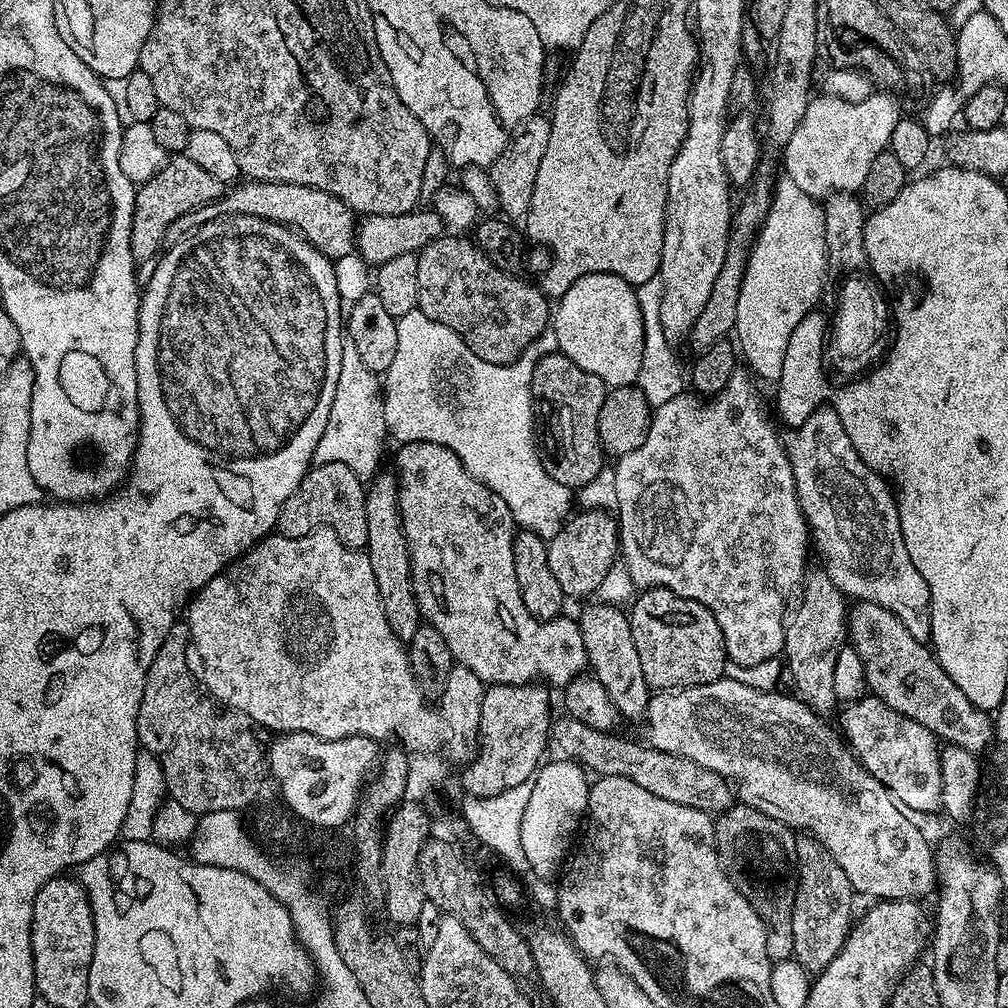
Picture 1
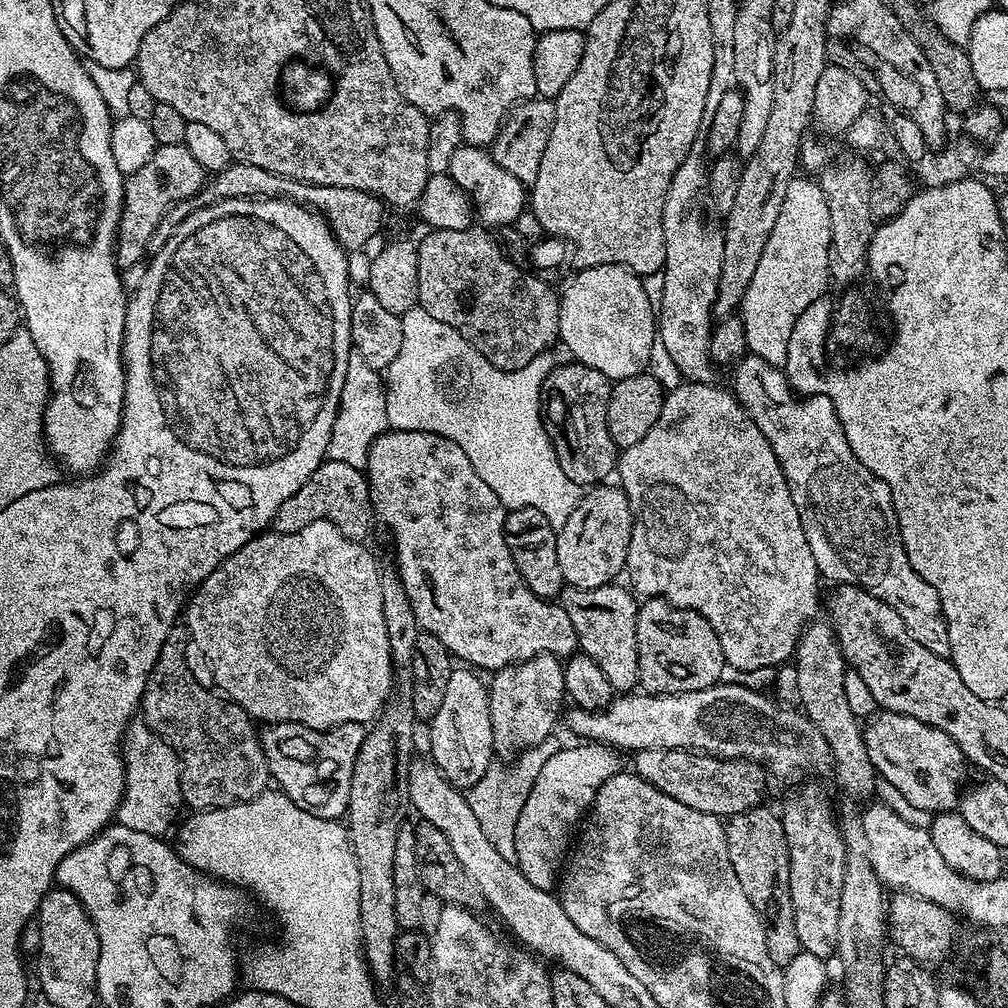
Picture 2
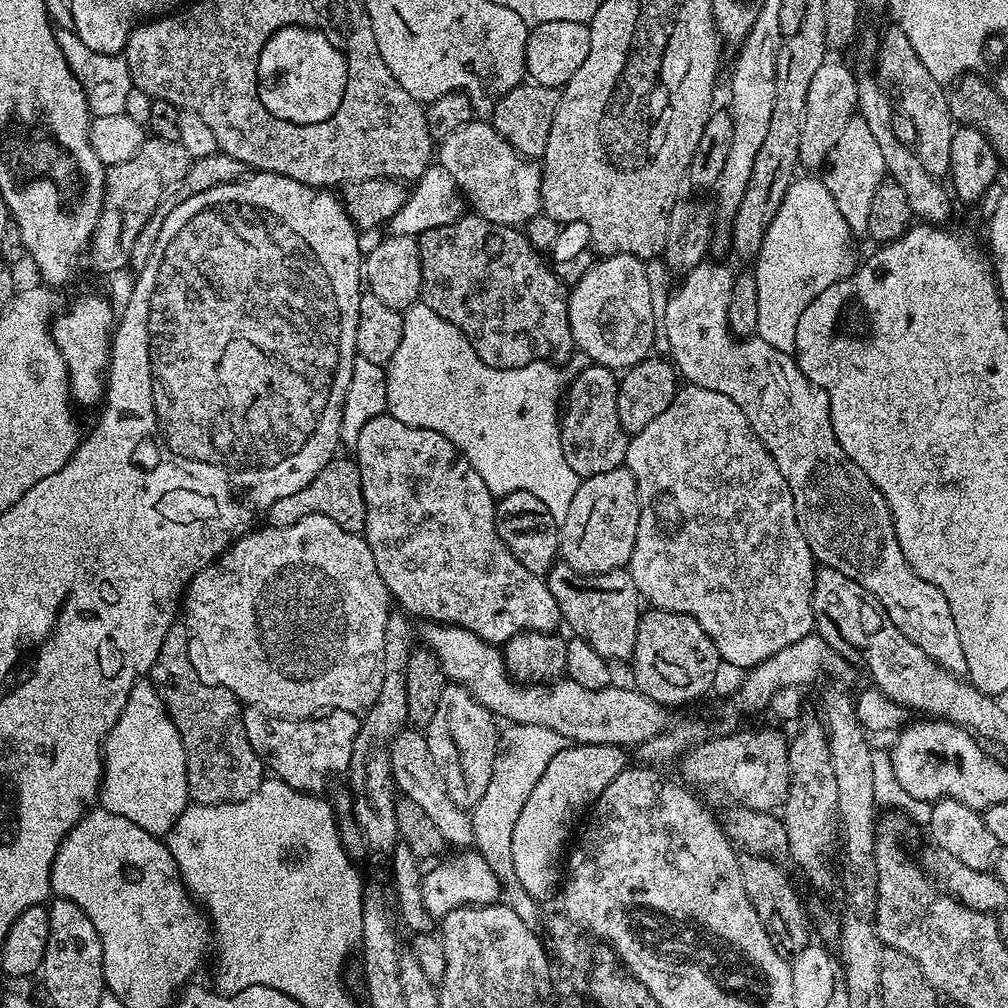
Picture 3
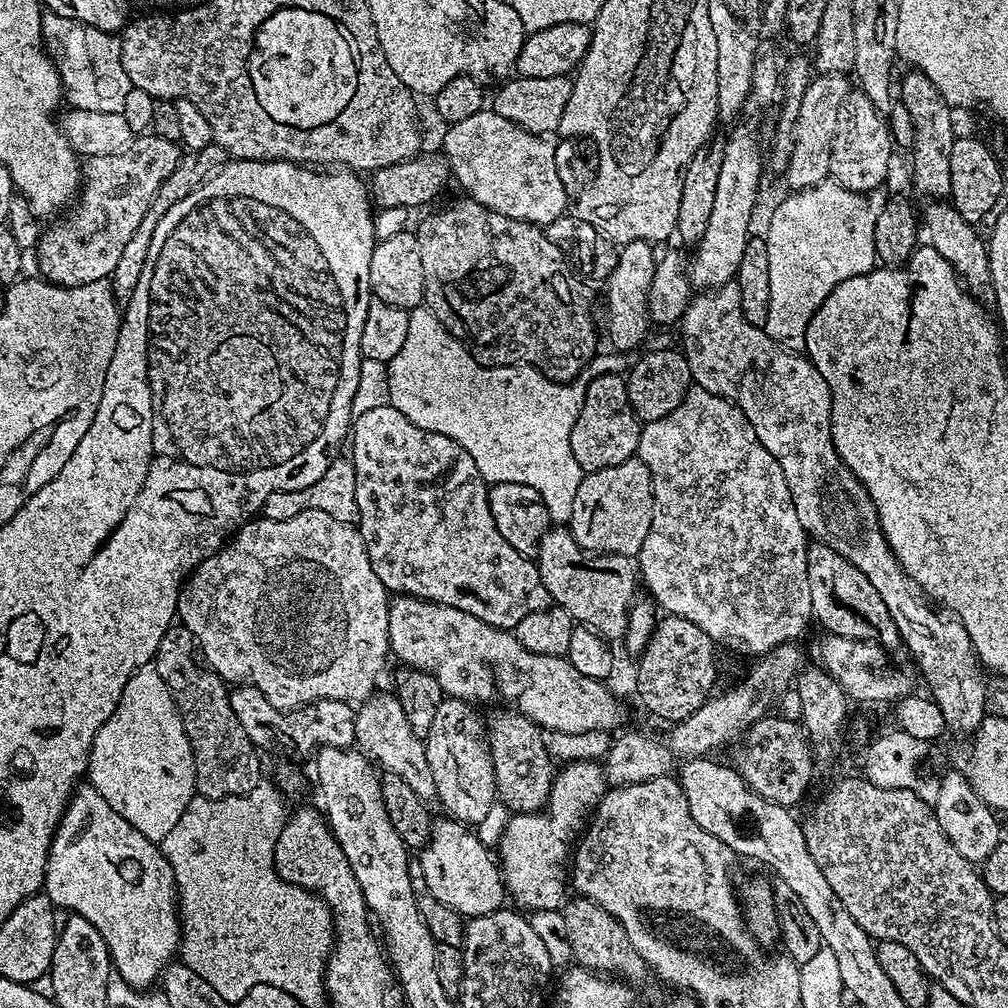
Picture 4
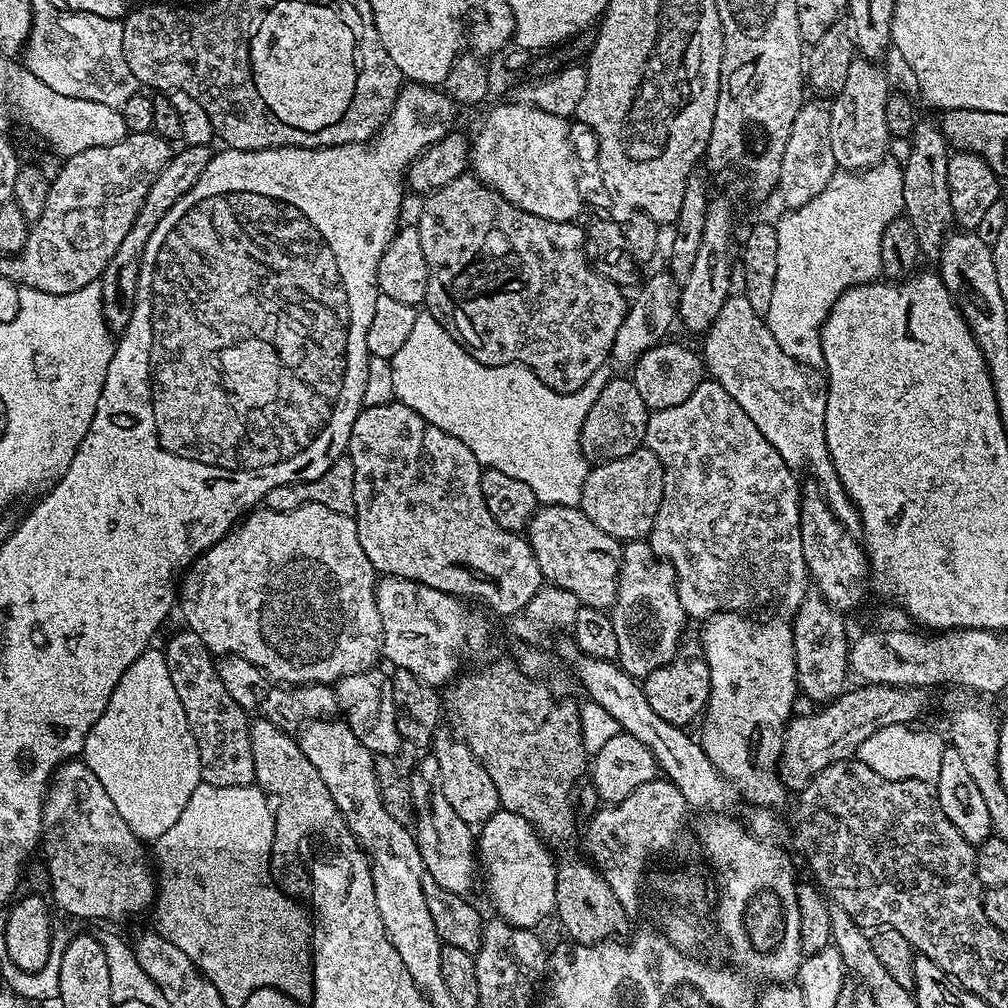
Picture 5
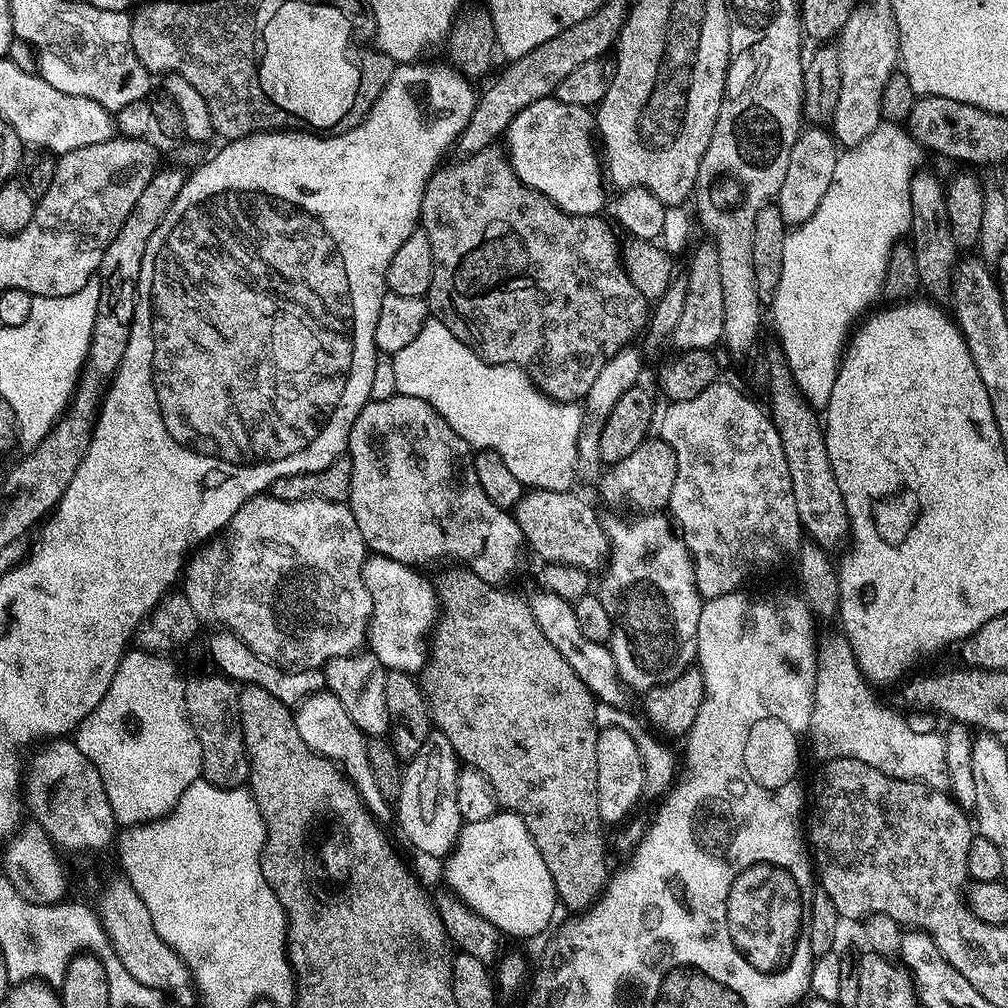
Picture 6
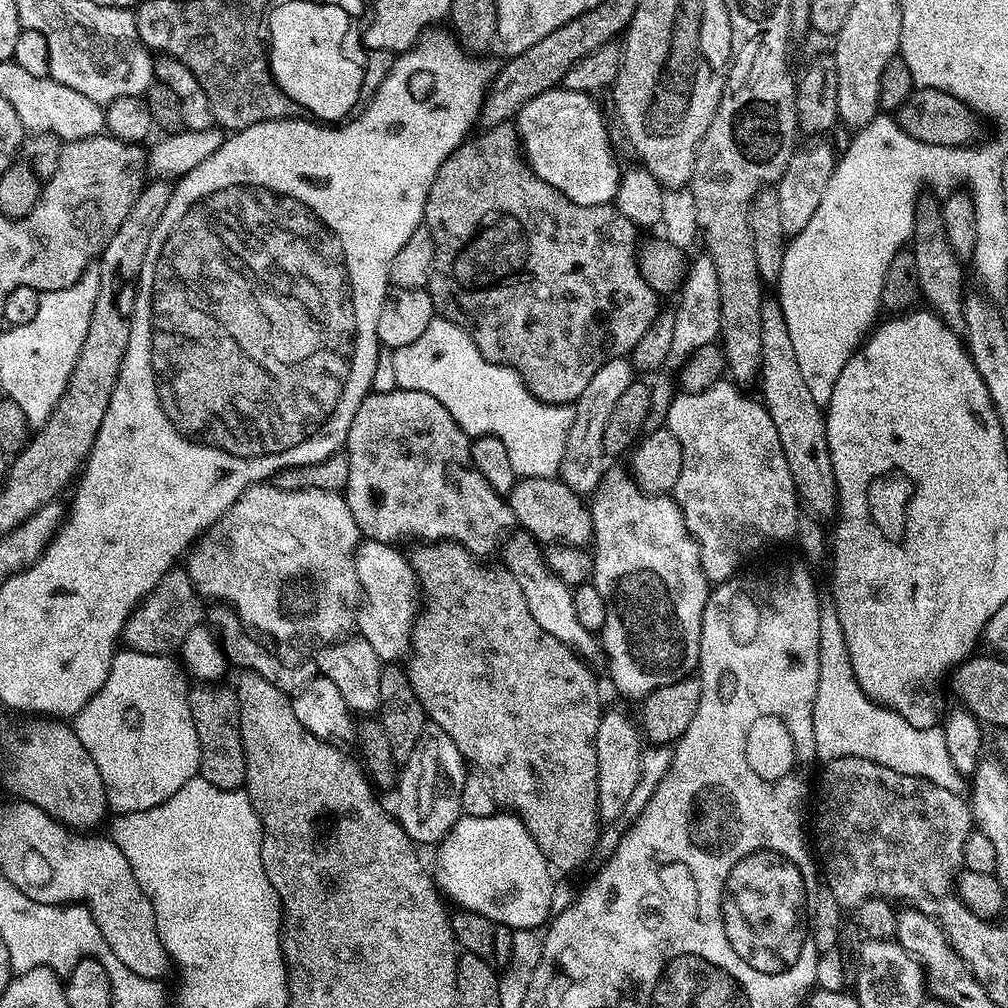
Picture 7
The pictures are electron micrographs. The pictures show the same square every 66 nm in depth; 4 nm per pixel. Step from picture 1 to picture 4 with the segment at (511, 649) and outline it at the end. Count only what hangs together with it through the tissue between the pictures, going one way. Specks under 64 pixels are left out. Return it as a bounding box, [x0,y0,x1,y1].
[350,404,549,630]

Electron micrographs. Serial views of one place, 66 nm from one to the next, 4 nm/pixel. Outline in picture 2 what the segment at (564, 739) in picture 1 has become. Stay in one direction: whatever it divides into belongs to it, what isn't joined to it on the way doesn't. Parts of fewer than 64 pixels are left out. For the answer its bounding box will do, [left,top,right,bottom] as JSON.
[631,748,766,818]

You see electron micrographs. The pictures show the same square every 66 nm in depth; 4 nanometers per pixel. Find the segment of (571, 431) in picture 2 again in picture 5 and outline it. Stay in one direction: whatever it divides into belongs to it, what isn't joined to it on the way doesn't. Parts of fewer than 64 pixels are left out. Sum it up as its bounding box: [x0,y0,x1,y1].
[580,378,650,462]

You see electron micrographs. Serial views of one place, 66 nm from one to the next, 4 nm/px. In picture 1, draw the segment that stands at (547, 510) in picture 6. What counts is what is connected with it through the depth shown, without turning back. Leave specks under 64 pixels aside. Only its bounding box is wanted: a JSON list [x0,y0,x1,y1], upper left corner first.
[578,603,650,721]

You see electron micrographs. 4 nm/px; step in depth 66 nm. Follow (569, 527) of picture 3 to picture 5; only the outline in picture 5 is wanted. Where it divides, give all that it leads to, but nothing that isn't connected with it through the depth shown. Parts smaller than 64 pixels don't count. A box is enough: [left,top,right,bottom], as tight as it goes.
[580,446,664,542]

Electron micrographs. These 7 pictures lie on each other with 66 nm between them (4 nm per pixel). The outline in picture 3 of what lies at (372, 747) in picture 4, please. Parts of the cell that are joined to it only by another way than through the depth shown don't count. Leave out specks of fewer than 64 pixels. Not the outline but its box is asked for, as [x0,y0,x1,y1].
[391,730,473,846]

